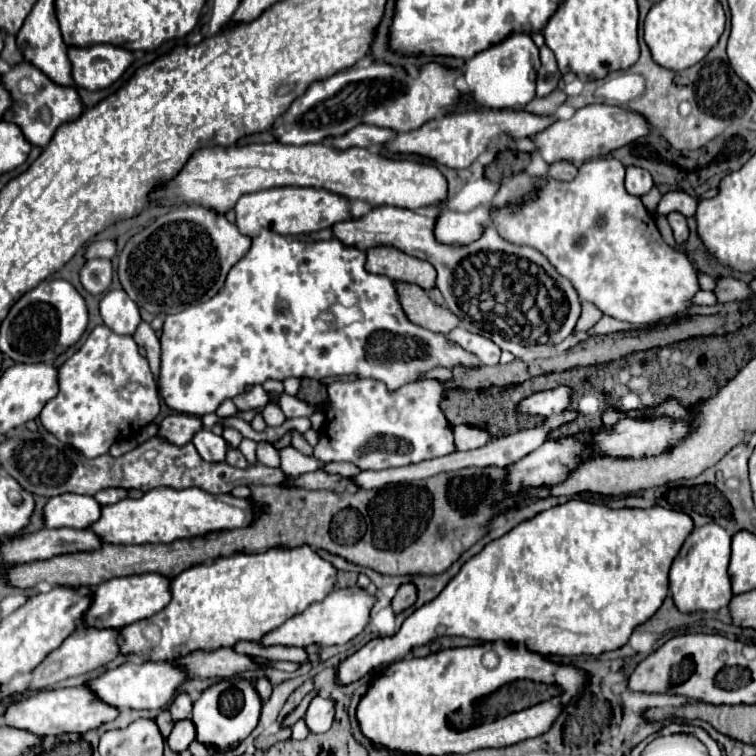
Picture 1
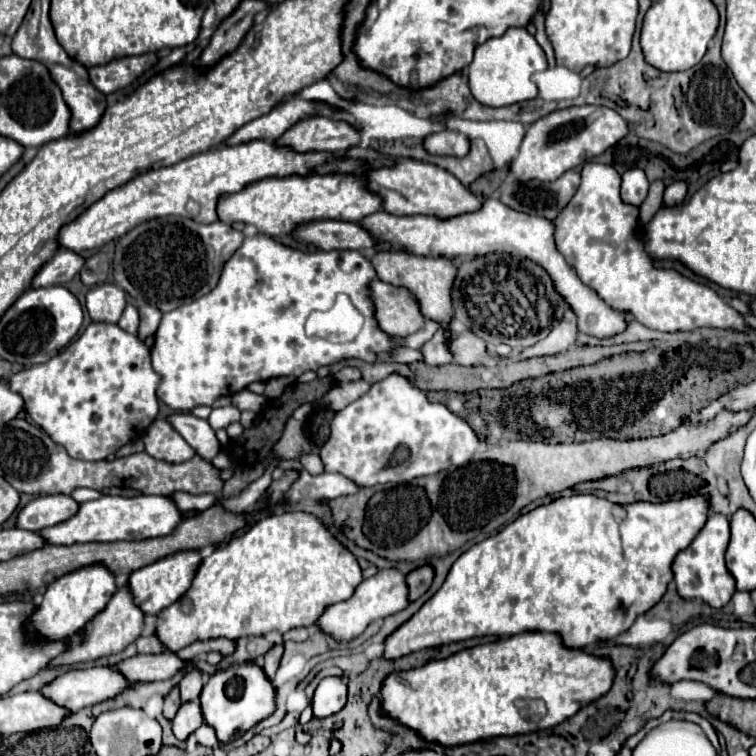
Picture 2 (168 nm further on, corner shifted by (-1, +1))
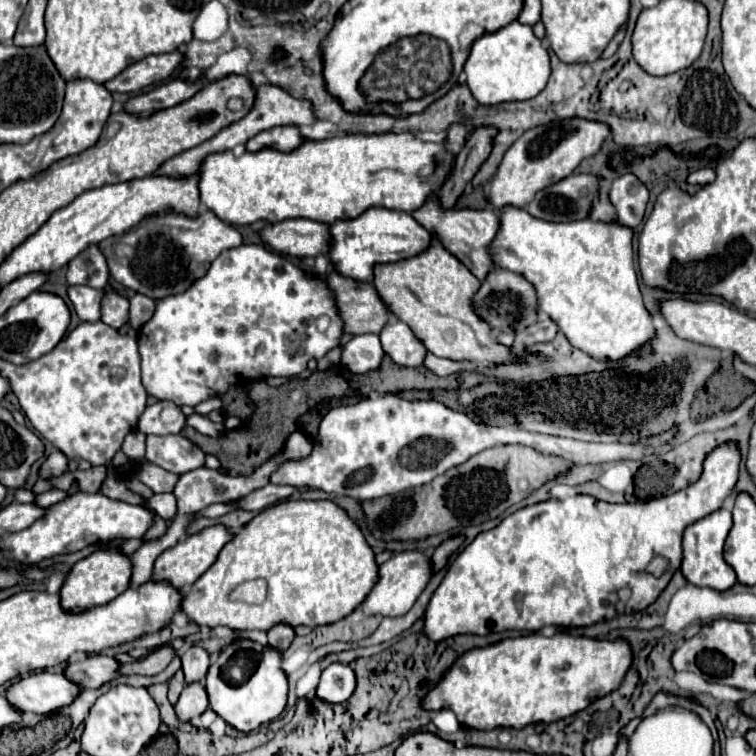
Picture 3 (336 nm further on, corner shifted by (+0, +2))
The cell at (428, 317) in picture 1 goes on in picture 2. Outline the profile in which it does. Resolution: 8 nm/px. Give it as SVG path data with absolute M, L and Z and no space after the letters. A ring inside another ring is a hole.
M374 280L372 300L376 302L376 320L384 332L392 336L410 336L424 328L420 304L410 290Z

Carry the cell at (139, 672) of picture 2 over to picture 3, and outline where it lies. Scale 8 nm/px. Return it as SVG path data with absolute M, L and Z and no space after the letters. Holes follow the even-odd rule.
M83 655L71 657L63 675L77 683L81 689L97 689L117 675L119 663L107 655Z

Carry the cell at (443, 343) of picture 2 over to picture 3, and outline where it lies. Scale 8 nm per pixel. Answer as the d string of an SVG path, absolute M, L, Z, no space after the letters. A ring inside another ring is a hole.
M403 321L387 323L381 329L379 339L381 339L381 347L383 347L385 355L389 355L397 365L419 367L423 363L427 349Z

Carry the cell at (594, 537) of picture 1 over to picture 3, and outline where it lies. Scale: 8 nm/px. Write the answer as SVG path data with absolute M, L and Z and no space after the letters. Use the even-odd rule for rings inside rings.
M727 441L727 443L721 443L717 445L703 461L703 473L701 477L689 485L687 489L683 491L677 491L669 497L663 497L663 499L655 499L655 501L647 501L647 503L621 503L621 505L613 505L613 503L605 503L605 501L597 501L595 497L591 495L571 495L567 499L549 499L549 501L543 501L543 503L535 503L535 505L529 505L529 507L523 507L519 511L515 511L513 515L505 517L497 527L493 527L491 531L485 531L485 533L479 533L475 537L473 543L469 543L457 557L455 561L449 565L439 589L433 593L429 605L427 605L427 611L425 611L425 635L433 641L441 641L441 639L447 639L447 637L453 637L453 635L459 635L459 633L475 633L475 635L487 635L491 631L507 631L507 629L515 629L515 631L539 631L541 627L545 625L563 625L563 627L585 627L585 625L593 625L597 621L603 621L603 619L611 619L619 613L633 613L633 611L641 611L645 607L649 607L657 597L659 593L665 589L667 581L671 579L671 573L679 569L681 565L681 537L683 537L683 531L689 523L695 523L697 519L703 519L705 515L721 509L723 501L727 499L727 495L733 493L735 489L735 483L739 479L739 465L741 465L741 453L739 453L739 447L735 441ZM655 555L663 555L669 559L671 563L671 569L661 575L661 577L653 577L649 571L647 571L647 565L649 561L655 557Z

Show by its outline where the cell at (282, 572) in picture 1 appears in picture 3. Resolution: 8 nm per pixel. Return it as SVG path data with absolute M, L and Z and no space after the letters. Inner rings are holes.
M283 501L273 507L263 509L257 517L253 517L243 531L235 535L219 553L217 561L187 589L183 597L183 611L197 625L217 627L229 625L239 631L269 631L277 623L287 623L291 627L297 625L331 625L349 613L353 613L369 595L369 591L379 581L379 565L375 561L375 553L365 541L359 525L347 515L345 509L335 505L333 501ZM249 579L265 579L269 585L267 599L261 605L251 605L243 601L231 599L231 591Z

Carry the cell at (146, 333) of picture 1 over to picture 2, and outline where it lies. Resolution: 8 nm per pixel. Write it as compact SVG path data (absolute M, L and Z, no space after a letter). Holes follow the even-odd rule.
M126 306L126 310L124 310L124 314L122 314L122 318L120 318L120 322L118 322L118 326L122 328L122 330L126 330L126 332L130 332L130 334L138 334L138 326L140 326L140 314L138 314L138 310L134 308L134 306Z

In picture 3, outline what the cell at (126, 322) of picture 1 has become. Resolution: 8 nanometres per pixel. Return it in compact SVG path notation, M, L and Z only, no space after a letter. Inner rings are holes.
M69 285L67 287L67 297L71 305L75 307L75 313L81 321L97 321L99 319L99 293L93 287L87 285Z

